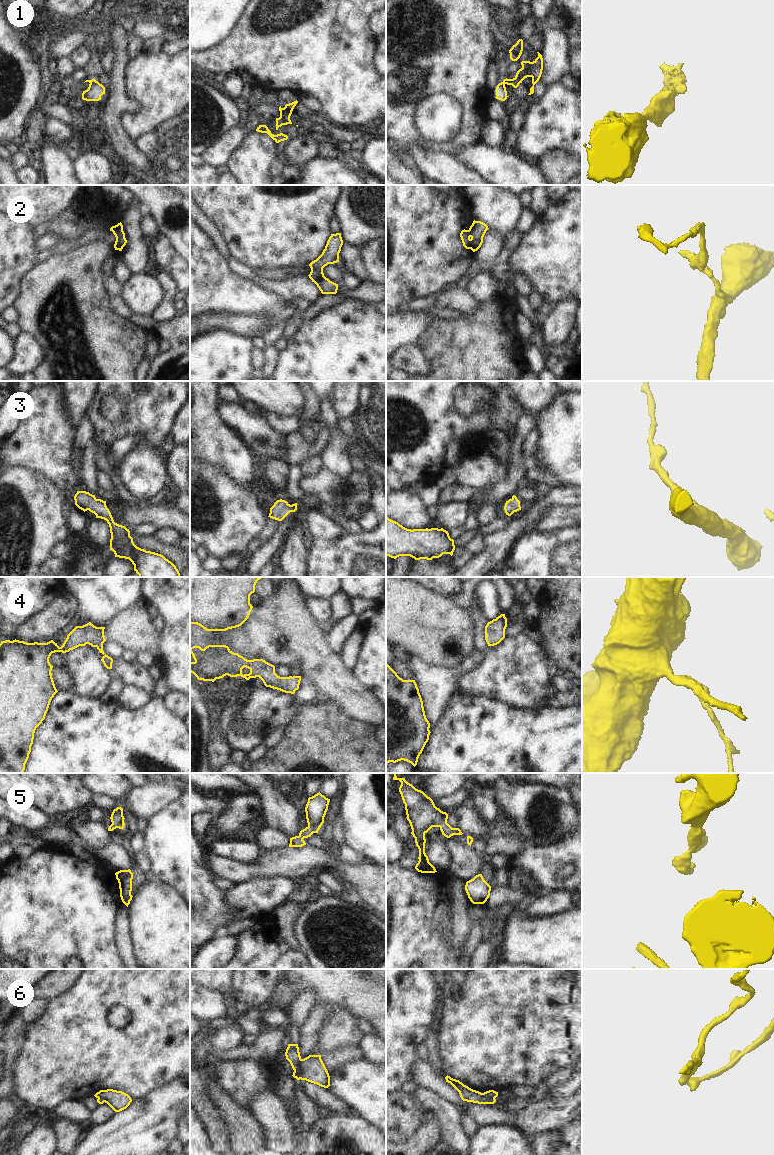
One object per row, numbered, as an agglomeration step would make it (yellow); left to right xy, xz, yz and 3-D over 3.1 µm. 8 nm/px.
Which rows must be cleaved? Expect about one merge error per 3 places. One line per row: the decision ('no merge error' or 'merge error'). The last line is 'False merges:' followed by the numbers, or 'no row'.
1: merge error
2: merge error
3: no merge error
4: no merge error
5: no merge error
6: merge error
False merges: 1, 2, 6

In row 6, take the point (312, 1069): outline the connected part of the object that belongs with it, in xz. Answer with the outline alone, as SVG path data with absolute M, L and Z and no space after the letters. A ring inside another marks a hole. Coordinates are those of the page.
M309 1055L301 1059L299 1072L293 1072L292 1076L295 1078L297 1075L299 1076L297 1080L306 1080L324 1088L330 1086L330 1076L321 1059L321 1055Z

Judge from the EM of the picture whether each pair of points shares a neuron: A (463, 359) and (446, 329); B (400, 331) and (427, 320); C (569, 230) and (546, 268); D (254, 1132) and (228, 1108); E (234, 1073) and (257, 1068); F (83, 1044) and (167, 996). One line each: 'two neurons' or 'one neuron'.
A: one neuron
B: one neuron
C: one neuron
D: one neuron
E: one neuron
F: one neuron

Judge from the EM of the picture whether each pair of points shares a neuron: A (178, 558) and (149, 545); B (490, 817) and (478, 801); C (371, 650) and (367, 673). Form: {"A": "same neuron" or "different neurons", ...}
{"A": "same neuron", "B": "same neuron", "C": "same neuron"}

